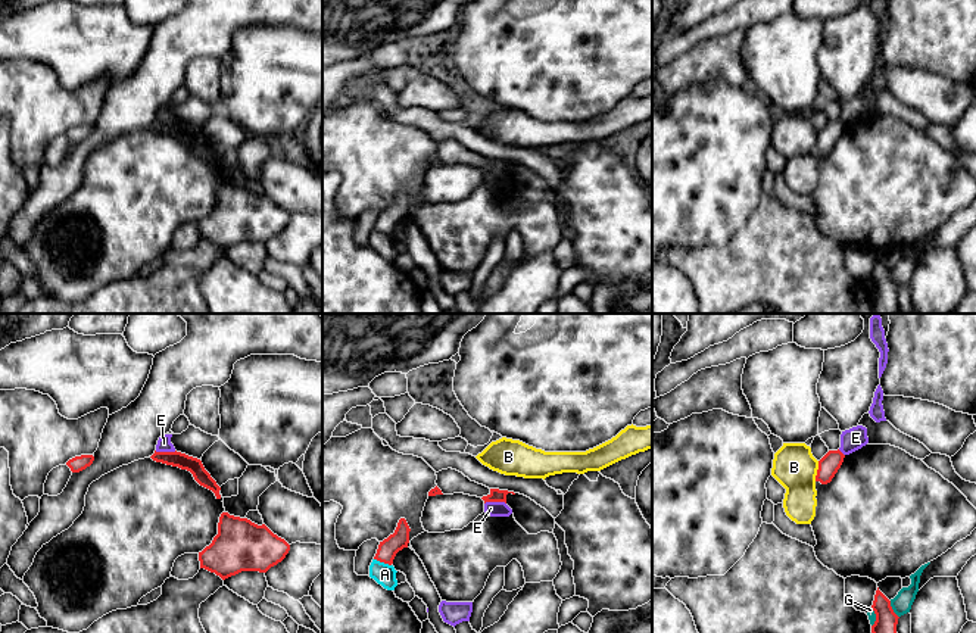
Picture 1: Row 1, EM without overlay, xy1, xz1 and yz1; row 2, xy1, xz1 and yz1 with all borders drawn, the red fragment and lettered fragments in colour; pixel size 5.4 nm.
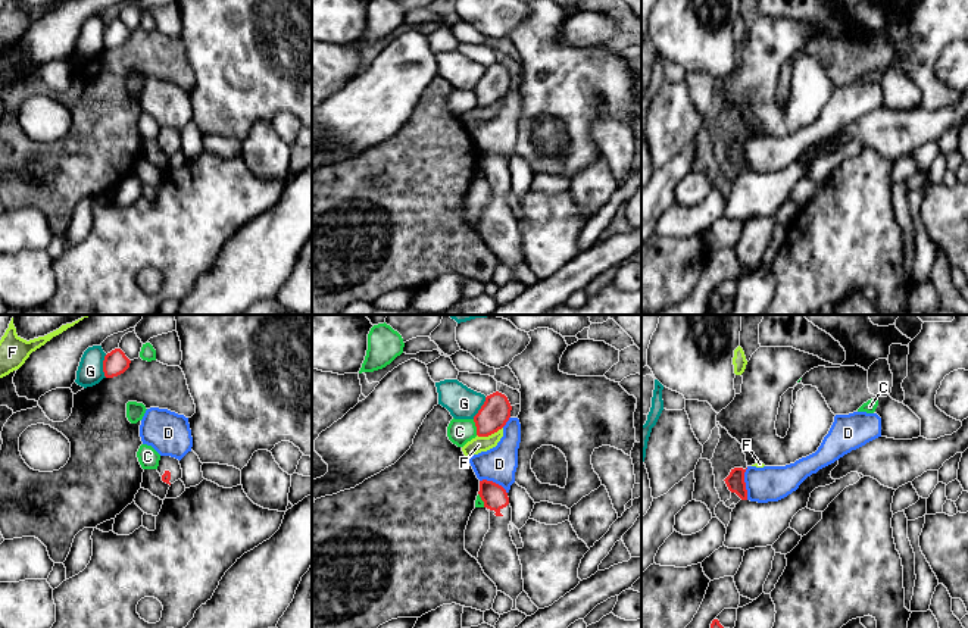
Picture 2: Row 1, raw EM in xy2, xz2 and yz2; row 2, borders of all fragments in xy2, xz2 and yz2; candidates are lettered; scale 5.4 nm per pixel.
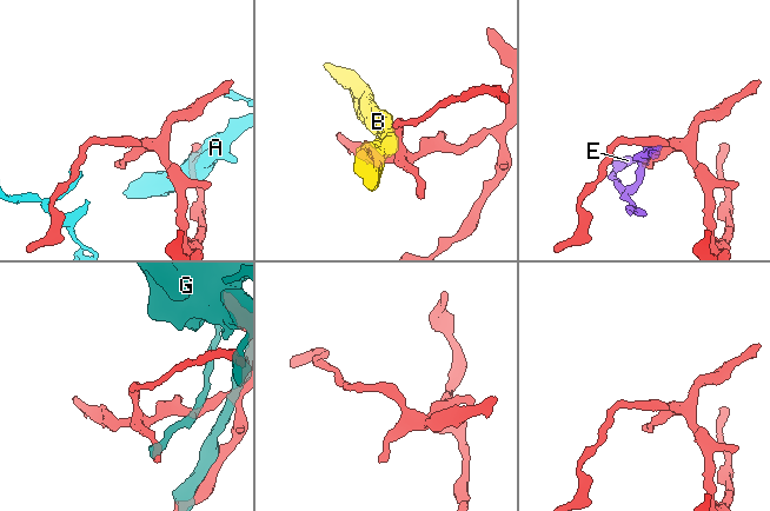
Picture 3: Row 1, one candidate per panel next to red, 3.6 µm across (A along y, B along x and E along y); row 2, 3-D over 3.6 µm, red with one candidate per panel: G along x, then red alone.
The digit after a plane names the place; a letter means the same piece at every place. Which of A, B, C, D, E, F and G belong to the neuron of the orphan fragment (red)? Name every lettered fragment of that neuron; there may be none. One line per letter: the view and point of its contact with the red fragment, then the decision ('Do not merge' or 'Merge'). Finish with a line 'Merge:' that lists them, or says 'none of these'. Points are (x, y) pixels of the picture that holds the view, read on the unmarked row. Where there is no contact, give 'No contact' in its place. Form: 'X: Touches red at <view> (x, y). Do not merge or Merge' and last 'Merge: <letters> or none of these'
A: Touches red at xz1 (383, 231). Do not merge
B: Touches red at yz1 (817, 142). Do not merge
C: Touches red at xz2 (475, 96). Do not merge
D: Touches red at yz2 (745, 155). Do not merge
E: Touches red at xz1 (495, 171). Do not merge
F: Touches red at xz2 (489, 105). Do not merge
G: Touches red at xy2 (103, 37). Do not merge
Merge: none of these

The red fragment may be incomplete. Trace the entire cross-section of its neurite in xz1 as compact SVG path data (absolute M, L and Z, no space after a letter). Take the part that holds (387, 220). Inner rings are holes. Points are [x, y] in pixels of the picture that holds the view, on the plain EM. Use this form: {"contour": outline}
{"contour": "M400 188L393 205L380 212L374 230L389 234L393 234L393 230L399 221L408 218L409 213L409 196L405 188Z"}

